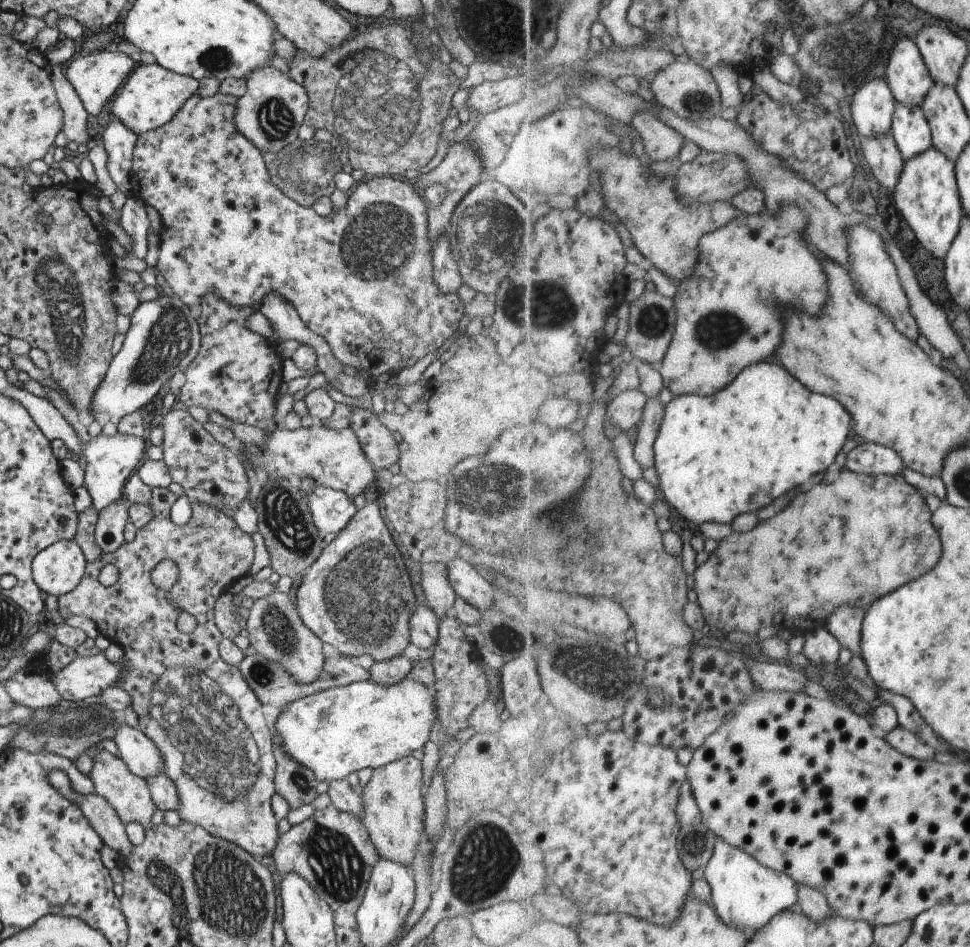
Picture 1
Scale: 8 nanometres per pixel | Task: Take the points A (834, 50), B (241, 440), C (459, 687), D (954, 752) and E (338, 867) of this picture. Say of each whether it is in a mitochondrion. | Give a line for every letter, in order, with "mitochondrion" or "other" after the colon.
A: mitochondrion
B: other
C: other
D: other
E: mitochondrion

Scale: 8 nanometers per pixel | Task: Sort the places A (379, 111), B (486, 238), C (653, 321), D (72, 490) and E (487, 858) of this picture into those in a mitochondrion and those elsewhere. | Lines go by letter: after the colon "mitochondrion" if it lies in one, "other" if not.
A: mitochondrion
B: mitochondrion
C: mitochondrion
D: other
E: mitochondrion

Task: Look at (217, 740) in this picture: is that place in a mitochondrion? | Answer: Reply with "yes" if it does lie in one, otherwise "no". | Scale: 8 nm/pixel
yes

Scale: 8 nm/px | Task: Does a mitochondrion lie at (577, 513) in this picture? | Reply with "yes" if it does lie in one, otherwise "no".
yes

